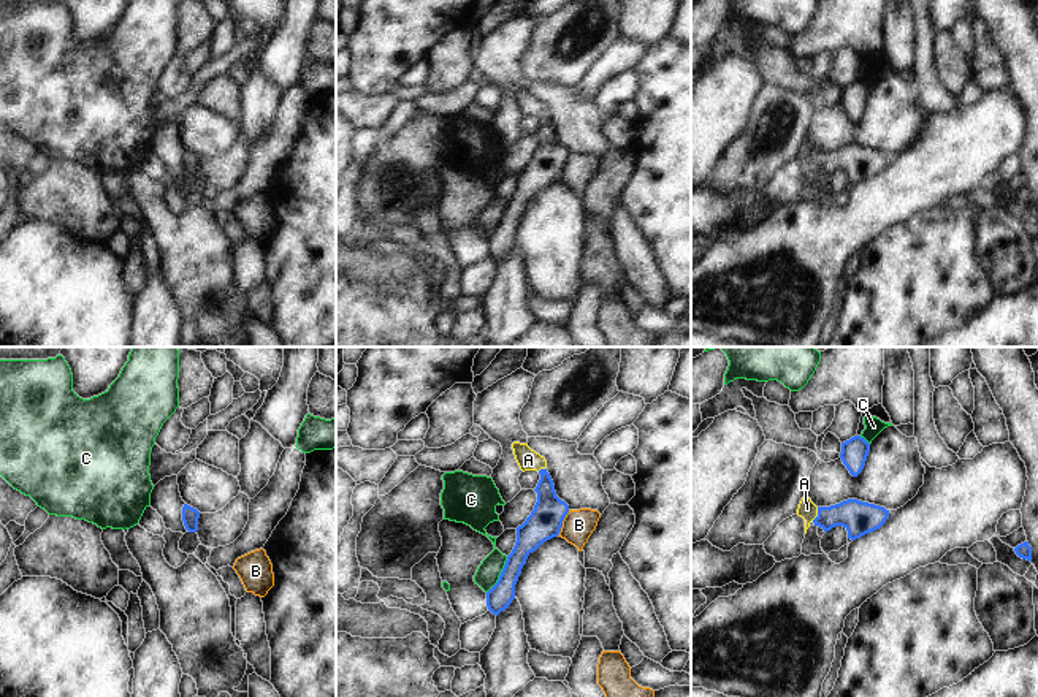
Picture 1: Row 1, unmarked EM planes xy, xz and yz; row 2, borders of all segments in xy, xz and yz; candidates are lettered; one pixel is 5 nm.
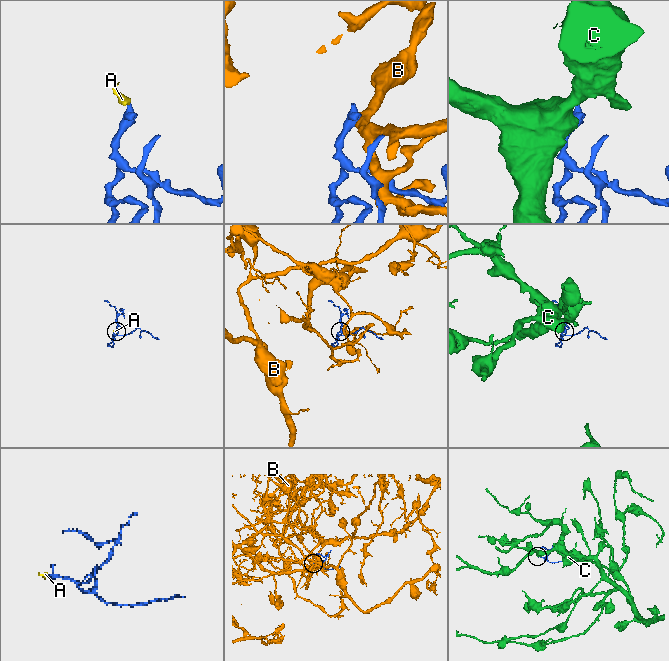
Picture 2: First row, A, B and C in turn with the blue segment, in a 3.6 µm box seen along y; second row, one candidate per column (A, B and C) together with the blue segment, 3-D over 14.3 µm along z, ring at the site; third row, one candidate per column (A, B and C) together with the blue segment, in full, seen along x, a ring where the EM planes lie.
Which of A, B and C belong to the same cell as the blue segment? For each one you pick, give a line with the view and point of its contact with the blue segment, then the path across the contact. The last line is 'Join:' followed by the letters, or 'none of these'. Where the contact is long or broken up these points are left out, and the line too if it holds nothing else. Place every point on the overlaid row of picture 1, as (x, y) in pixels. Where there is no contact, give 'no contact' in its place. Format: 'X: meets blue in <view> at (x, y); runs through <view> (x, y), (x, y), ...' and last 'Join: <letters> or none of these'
A: meets blue in yz at (818, 514); runs through yz (859, 518), (854, 515), (818, 514), (807, 509)
Join: A

